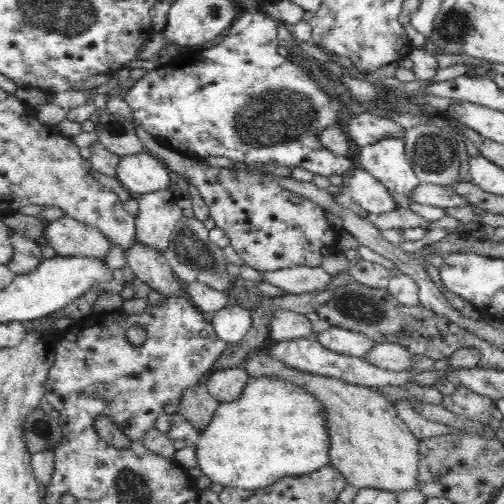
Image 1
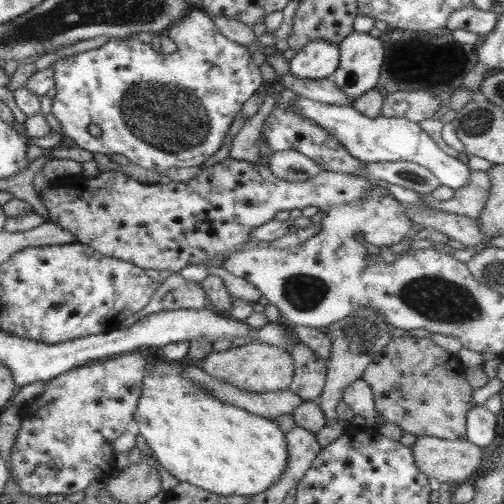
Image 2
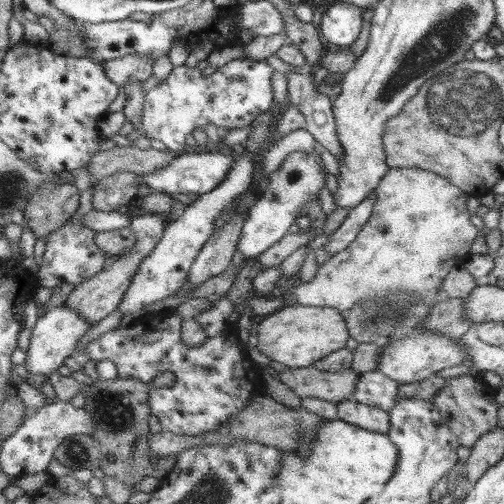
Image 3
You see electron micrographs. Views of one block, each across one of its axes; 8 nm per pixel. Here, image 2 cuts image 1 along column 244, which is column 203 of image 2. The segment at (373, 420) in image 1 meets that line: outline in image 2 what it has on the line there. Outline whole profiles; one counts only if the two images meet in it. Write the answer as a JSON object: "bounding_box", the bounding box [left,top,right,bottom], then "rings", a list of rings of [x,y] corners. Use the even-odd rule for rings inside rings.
{"bounding_box":[201,344,293,392],"rings":[[[243,344],[239,348],[229,348],[225,352],[211,352],[201,360],[201,370],[225,380],[243,390],[251,392],[277,392],[287,390],[293,380],[293,360],[287,350],[269,344]]]}

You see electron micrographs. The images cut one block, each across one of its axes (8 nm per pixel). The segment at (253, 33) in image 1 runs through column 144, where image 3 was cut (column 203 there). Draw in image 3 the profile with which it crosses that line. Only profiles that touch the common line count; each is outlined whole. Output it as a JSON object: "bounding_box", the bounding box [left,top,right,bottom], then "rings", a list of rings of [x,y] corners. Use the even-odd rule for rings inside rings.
{"bounding_box":[141,60,275,152],"rings":[[[231,60],[209,76],[203,76],[197,68],[175,66],[159,86],[145,94],[141,130],[147,138],[159,140],[165,150],[181,152],[185,146],[185,136],[193,134],[195,130],[205,130],[209,122],[217,126],[217,130],[247,126],[261,112],[275,108],[271,92],[273,72],[275,70],[271,70],[267,62],[253,60]]]}

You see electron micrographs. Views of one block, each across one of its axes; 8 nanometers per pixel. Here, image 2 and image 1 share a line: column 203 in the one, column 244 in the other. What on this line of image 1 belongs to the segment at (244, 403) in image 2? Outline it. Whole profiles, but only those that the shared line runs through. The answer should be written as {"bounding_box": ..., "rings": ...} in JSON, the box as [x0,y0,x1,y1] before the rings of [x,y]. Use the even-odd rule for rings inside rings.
{"bounding_box":[206,368,250,404],"rings":[[[228,368],[228,370],[220,370],[216,374],[210,376],[210,380],[206,382],[206,388],[210,392],[210,396],[214,396],[216,400],[220,400],[220,404],[224,402],[236,402],[246,384],[250,382],[248,380],[248,372],[244,368]]]}

